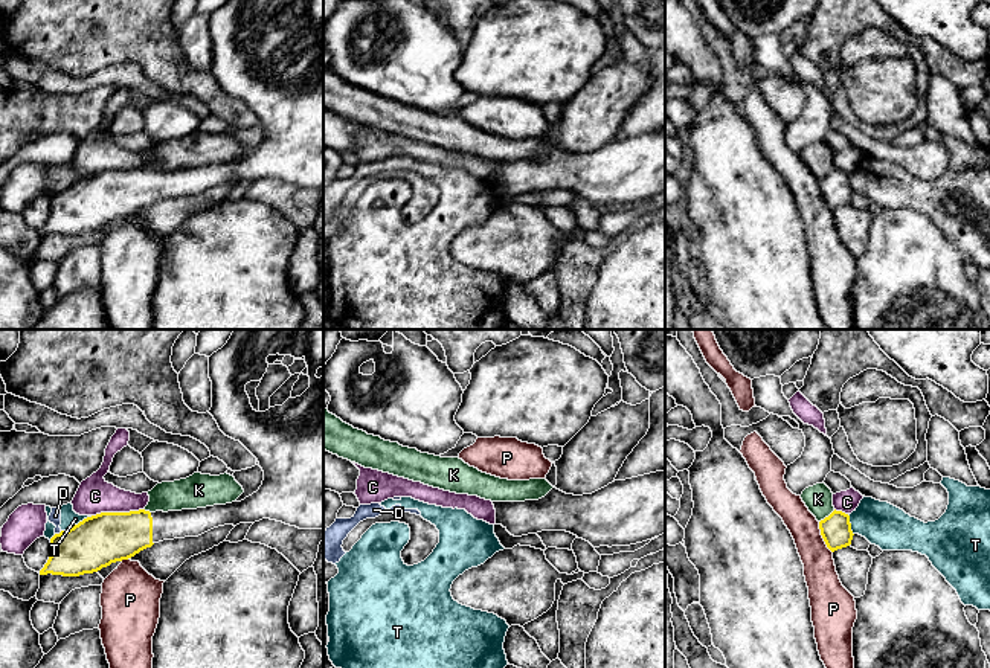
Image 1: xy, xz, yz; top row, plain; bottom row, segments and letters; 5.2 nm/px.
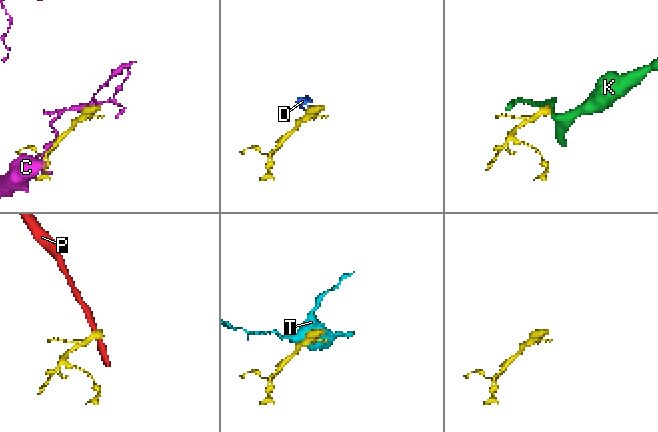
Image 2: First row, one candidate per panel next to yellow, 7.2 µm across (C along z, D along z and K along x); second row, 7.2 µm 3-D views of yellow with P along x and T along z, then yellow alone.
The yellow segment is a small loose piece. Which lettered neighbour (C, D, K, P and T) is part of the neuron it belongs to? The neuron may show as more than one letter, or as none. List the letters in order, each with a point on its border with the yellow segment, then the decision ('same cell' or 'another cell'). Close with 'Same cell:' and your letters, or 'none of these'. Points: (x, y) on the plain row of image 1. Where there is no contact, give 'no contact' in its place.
C: xy (116, 171) | another cell
D: xy (60, 191) | another cell
K: yz (829, 174) | another cell
P: yz (822, 195) | another cell
T: xy (78, 182) | another cell
Same cell: none of these

